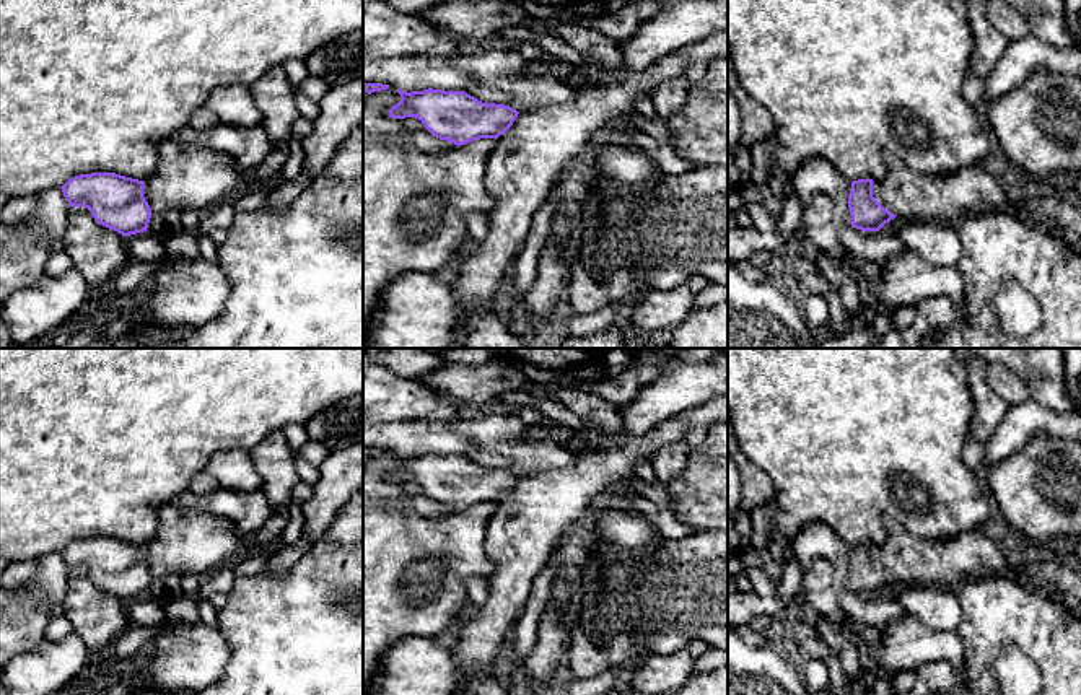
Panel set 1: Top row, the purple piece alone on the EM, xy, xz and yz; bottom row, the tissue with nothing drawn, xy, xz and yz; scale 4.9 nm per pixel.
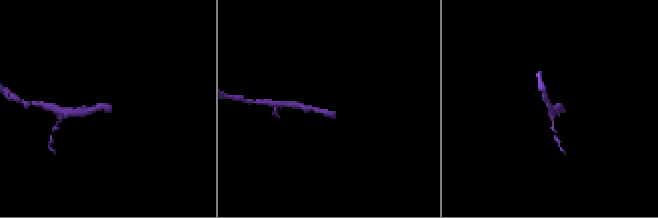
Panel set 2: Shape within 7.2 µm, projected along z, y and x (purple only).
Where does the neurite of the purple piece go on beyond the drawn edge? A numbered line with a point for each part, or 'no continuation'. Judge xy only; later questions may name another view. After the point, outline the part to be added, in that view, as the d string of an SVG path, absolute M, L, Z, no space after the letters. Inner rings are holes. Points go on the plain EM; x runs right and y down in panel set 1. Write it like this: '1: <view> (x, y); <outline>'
1: xy (188, 542); M166 505L158 513L156 537L143 545L143 562L151 578L166 575L204 578L231 566L251 550L249 545L225 518Z

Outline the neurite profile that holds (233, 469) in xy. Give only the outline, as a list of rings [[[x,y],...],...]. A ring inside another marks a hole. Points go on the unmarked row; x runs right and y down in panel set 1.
[[[223,449],[215,452],[205,470],[228,490],[256,492],[262,487],[262,479],[256,470],[249,451]]]

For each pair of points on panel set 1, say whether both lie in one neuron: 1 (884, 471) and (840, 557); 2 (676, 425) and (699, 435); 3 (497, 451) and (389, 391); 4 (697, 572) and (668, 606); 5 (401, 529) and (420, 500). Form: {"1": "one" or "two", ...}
{"1": "two", "2": "two", "3": "two", "4": "one", "5": "two"}

